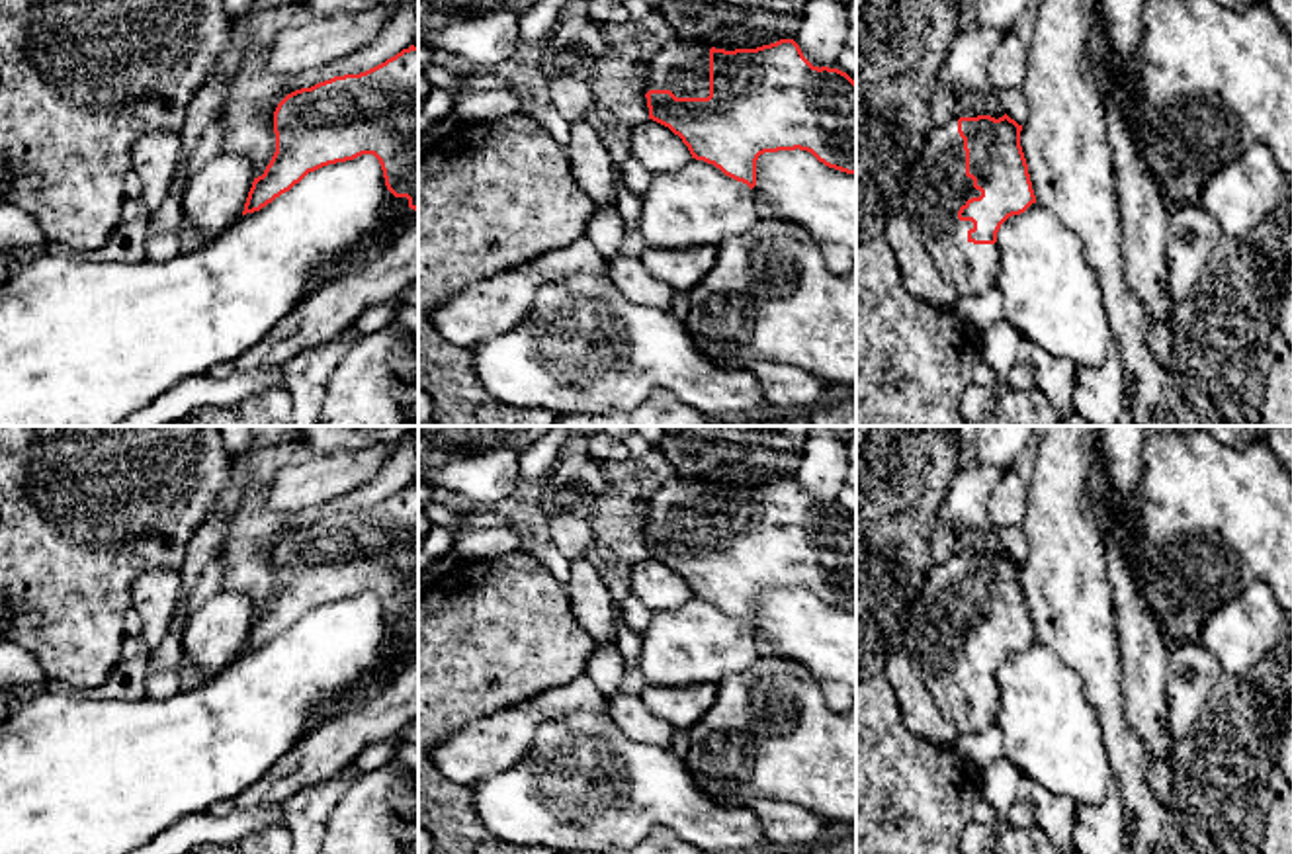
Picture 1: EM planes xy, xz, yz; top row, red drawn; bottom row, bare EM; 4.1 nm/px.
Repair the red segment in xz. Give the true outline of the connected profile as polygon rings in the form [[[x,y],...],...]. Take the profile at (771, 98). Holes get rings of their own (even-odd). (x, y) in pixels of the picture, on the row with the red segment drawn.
[[[678,39],[649,61],[645,82],[649,119],[668,127],[692,158],[719,168],[725,176],[756,186],[756,160],[764,152],[807,150],[829,168],[856,174],[856,82],[837,64],[813,66],[794,39],[756,49],[715,49]]]

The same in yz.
[[[1007,113],[999,119],[991,115],[954,117],[930,129],[921,158],[907,180],[903,211],[917,240],[925,246],[940,276],[960,299],[975,297],[995,287],[999,272],[997,233],[1009,217],[1020,215],[1036,203],[1028,164],[1020,147],[1020,131],[1022,125]]]

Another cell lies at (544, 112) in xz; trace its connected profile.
[[[522,96],[522,111],[541,123],[549,135],[563,147],[569,147],[571,139],[571,123],[561,117],[551,100],[536,100],[530,96]]]

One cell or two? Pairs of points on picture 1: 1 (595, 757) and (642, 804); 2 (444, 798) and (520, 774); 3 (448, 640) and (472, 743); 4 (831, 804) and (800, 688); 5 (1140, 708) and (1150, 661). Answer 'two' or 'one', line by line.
1: one
2: two
3: two
4: one
5: one

